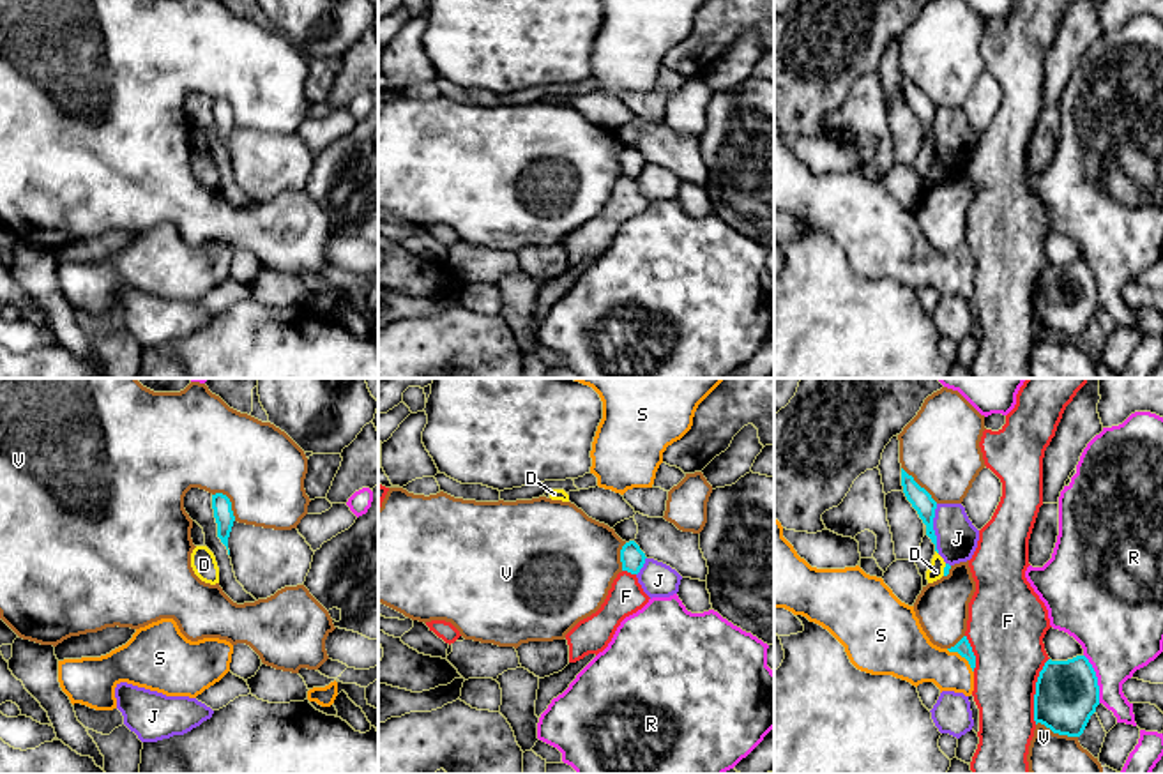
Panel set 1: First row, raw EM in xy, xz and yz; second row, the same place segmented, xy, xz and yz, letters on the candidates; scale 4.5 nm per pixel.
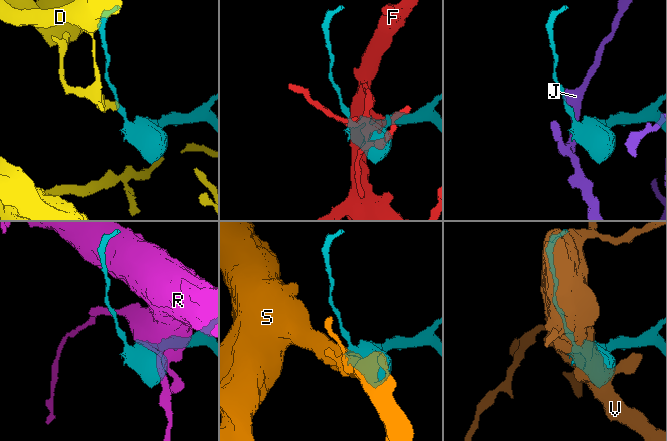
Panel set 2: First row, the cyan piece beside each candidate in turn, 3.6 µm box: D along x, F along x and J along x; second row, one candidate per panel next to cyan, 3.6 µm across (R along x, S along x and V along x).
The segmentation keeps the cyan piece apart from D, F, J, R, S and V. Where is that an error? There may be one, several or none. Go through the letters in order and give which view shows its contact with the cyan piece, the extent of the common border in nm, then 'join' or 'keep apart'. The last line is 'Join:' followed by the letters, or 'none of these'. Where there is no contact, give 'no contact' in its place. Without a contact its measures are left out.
D: contact in yz; length 60 nm; keep apart
F: contact in yz; length 320 nm; keep apart
J: contact in yz; length 220 nm; keep apart
R: contact in yz; length 240 nm; keep apart
S: contact in yz; length 170 nm; join
V: contact in yz; length 200 nm; keep apart
Join: S

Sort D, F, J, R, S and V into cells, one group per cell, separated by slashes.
D / F / J / R / S / V

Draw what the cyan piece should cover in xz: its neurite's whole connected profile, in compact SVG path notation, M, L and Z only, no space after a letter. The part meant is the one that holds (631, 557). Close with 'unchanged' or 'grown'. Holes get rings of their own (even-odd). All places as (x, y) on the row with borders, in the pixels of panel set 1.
M635 541L626 543L620 550L622 571L627 571L631 574L640 573L640 569L645 564L645 558L647 558L645 553Z; unchanged

